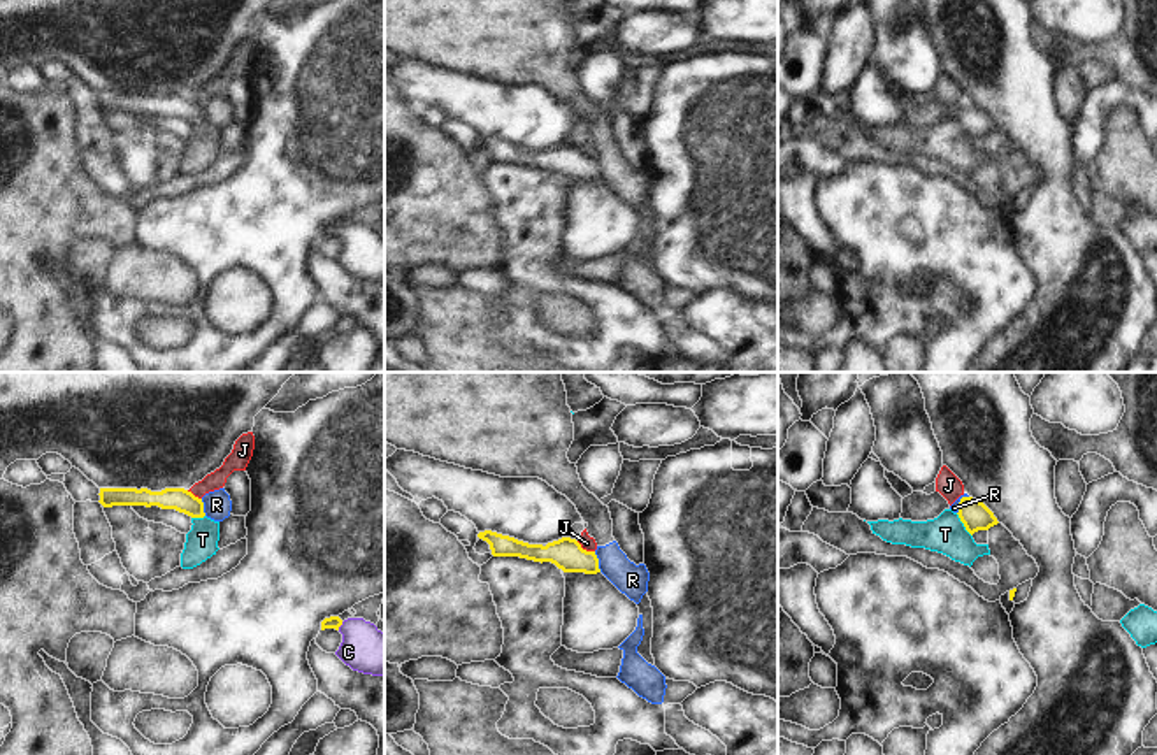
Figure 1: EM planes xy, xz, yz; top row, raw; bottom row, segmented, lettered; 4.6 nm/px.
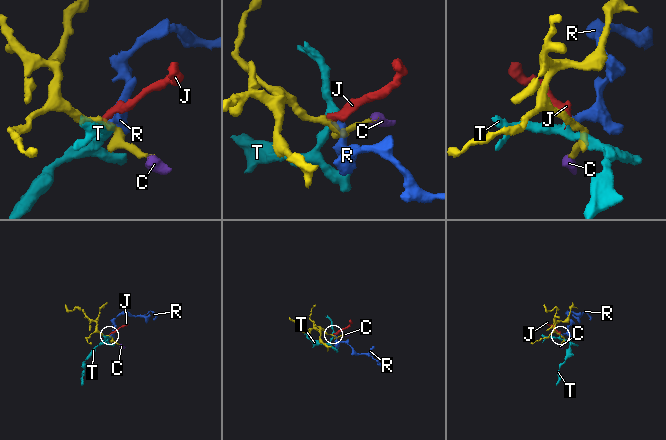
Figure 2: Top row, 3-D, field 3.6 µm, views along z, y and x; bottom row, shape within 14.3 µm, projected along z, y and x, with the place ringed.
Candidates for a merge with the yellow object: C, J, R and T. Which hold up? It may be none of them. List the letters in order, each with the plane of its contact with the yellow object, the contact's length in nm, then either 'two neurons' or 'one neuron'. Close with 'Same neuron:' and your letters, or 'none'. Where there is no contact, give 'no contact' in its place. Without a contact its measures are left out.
C: xy | 50 nm | one neuron
J: xz | 100 nm | two neurons
R: xz | 100 nm | two neurons
T: yz | 130 nm | two neurons
Same neuron: C

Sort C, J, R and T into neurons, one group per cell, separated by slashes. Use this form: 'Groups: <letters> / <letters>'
Groups: C / J T / R

